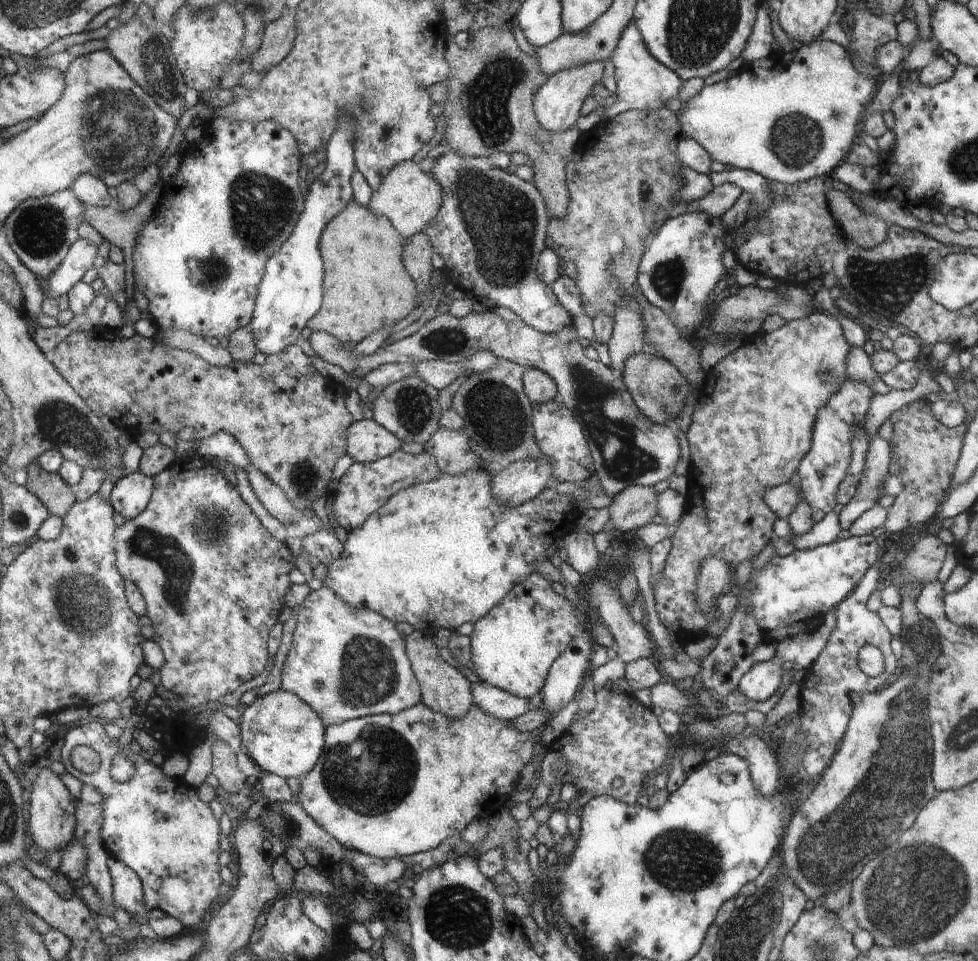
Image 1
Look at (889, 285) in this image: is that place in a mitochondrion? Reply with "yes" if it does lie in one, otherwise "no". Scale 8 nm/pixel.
yes

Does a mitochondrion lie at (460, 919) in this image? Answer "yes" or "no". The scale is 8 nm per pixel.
yes

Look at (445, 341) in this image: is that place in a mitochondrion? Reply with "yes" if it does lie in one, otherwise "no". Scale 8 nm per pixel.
yes

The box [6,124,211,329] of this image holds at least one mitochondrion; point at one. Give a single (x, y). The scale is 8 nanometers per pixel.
(40, 231)

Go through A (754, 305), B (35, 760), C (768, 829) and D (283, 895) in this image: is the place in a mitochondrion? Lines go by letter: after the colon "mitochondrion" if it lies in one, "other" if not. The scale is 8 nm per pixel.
A: other
B: other
C: other
D: other

